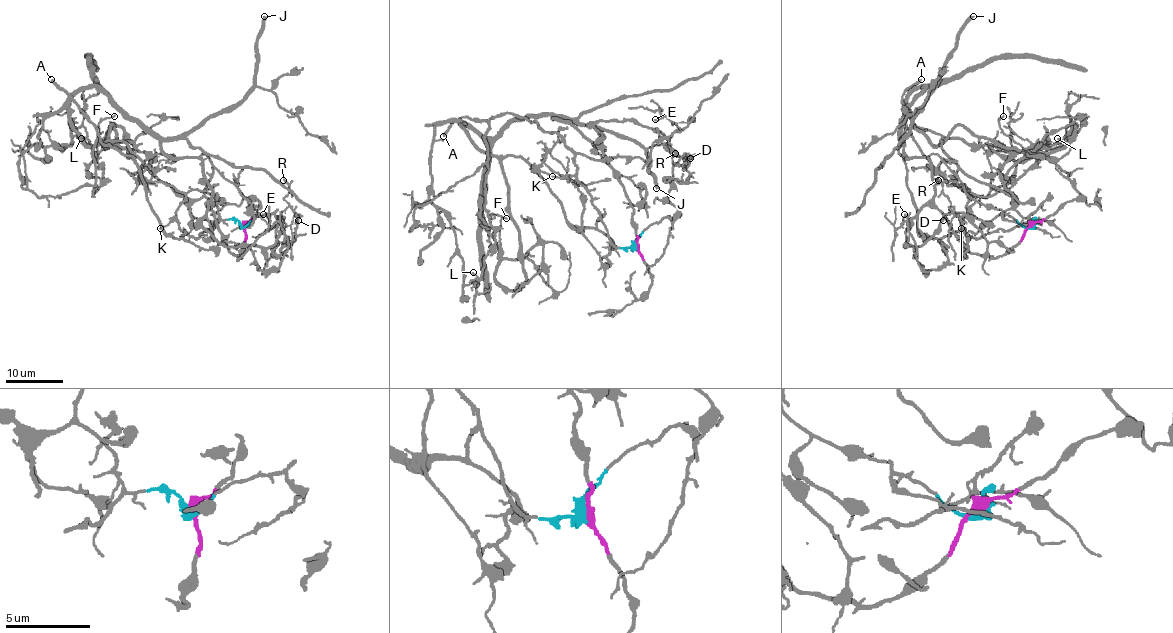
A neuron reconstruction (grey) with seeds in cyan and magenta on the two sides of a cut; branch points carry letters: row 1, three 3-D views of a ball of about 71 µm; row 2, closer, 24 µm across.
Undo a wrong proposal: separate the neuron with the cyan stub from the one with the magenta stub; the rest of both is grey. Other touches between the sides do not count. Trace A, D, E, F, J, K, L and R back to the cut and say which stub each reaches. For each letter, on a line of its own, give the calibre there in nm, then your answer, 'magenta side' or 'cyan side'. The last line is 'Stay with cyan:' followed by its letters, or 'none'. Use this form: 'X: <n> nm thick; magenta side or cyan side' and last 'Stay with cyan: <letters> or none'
A: 240 nm thick; cyan side
D: 130 nm thick; magenta side
E: 120 nm thick; cyan side
F: 110 nm thick; cyan side
J: 360 nm thick; magenta side
K: 130 nm thick; cyan side
L: 130 nm thick; cyan side
R: 190 nm thick; magenta side
Stay with cyan: A, E, F, K, L

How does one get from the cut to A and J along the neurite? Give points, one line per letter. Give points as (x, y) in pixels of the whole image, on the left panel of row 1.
A: (244, 226), (221, 219), (197, 238), (170, 236), (147, 199), (139, 165), (104, 145), (52, 80)
J: (244, 226), (241, 258), (215, 219), (203, 162), (167, 155), (161, 144), (244, 97), (264, 16)

